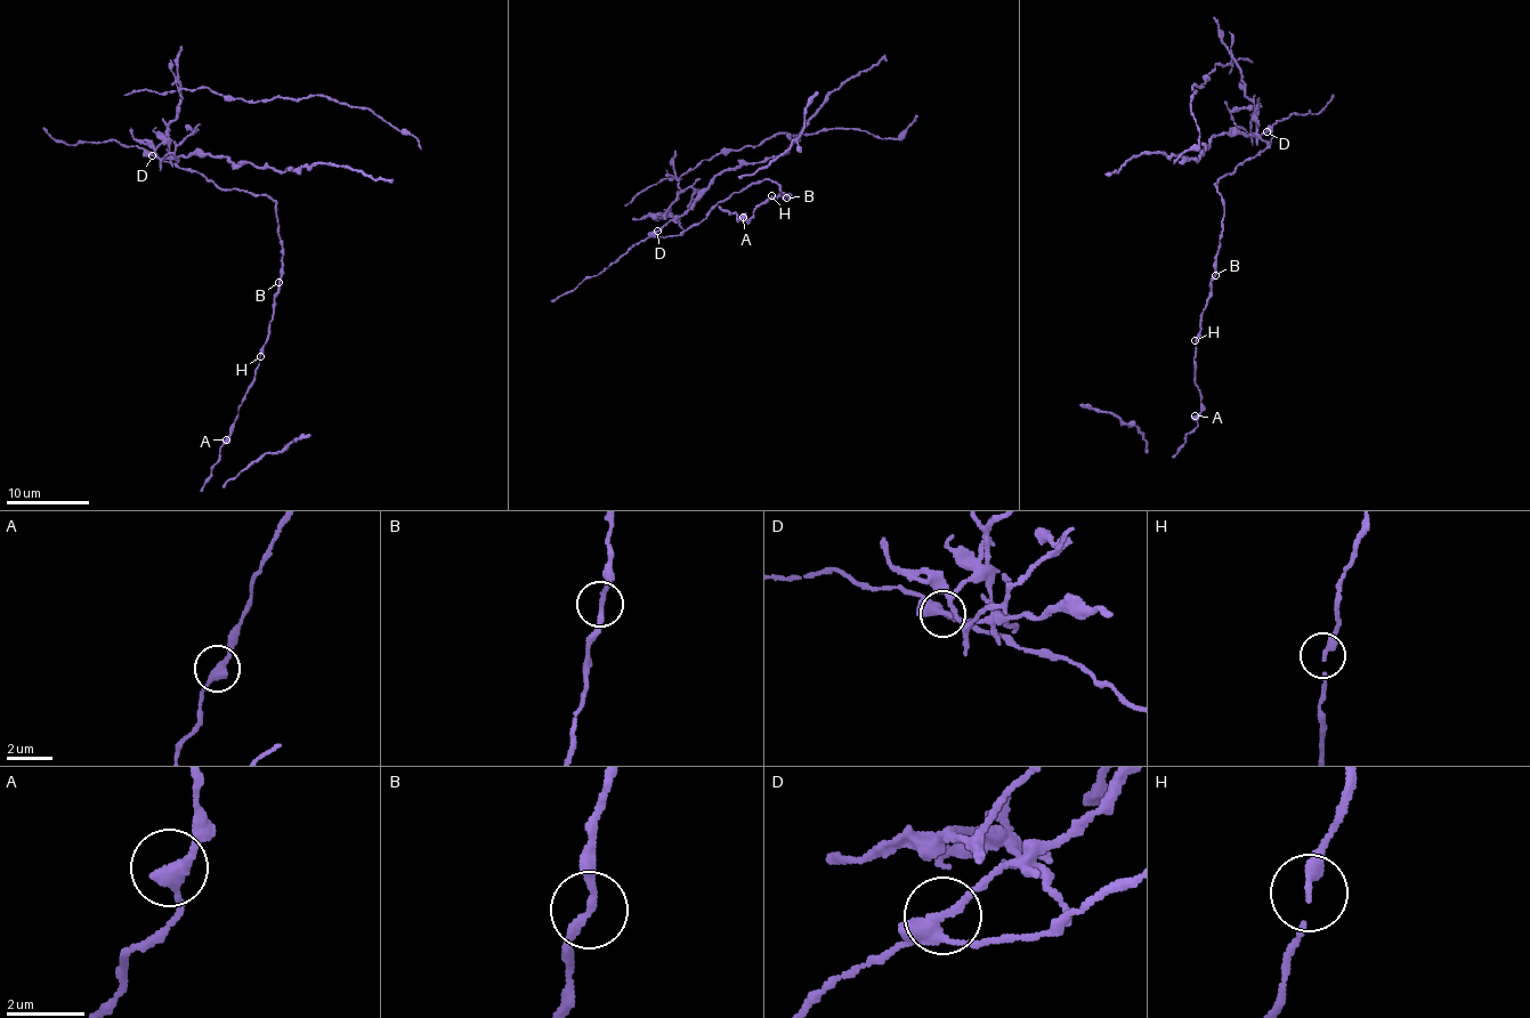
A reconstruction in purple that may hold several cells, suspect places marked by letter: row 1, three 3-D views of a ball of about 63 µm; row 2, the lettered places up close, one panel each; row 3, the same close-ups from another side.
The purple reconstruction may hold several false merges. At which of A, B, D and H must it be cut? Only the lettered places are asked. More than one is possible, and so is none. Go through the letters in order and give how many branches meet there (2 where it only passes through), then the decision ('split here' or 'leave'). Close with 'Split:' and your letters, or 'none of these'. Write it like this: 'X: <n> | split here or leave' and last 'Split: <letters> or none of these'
A: 2 | leave
B: 2 | leave
D: 3 | split here
H: 2 | leave
Split: D

